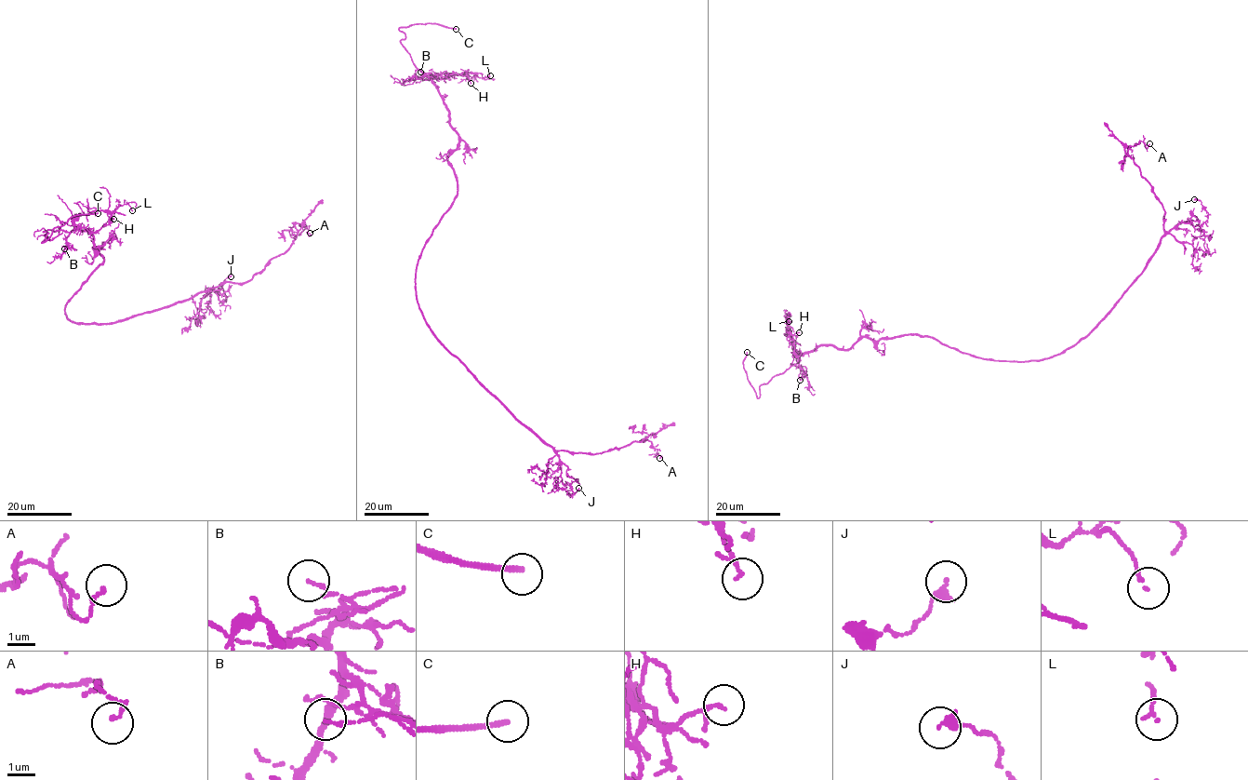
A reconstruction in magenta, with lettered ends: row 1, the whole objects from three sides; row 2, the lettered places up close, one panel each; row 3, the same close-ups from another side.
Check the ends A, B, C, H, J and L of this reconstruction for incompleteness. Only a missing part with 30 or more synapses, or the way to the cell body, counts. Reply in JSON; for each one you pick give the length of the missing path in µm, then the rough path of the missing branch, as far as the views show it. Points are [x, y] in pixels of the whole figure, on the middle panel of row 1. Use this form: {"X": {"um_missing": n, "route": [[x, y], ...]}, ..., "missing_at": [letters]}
{"C": {"um_missing": 15, "route": [[456, 29], [496, 29]]}, "missing_at": ["C"]}

